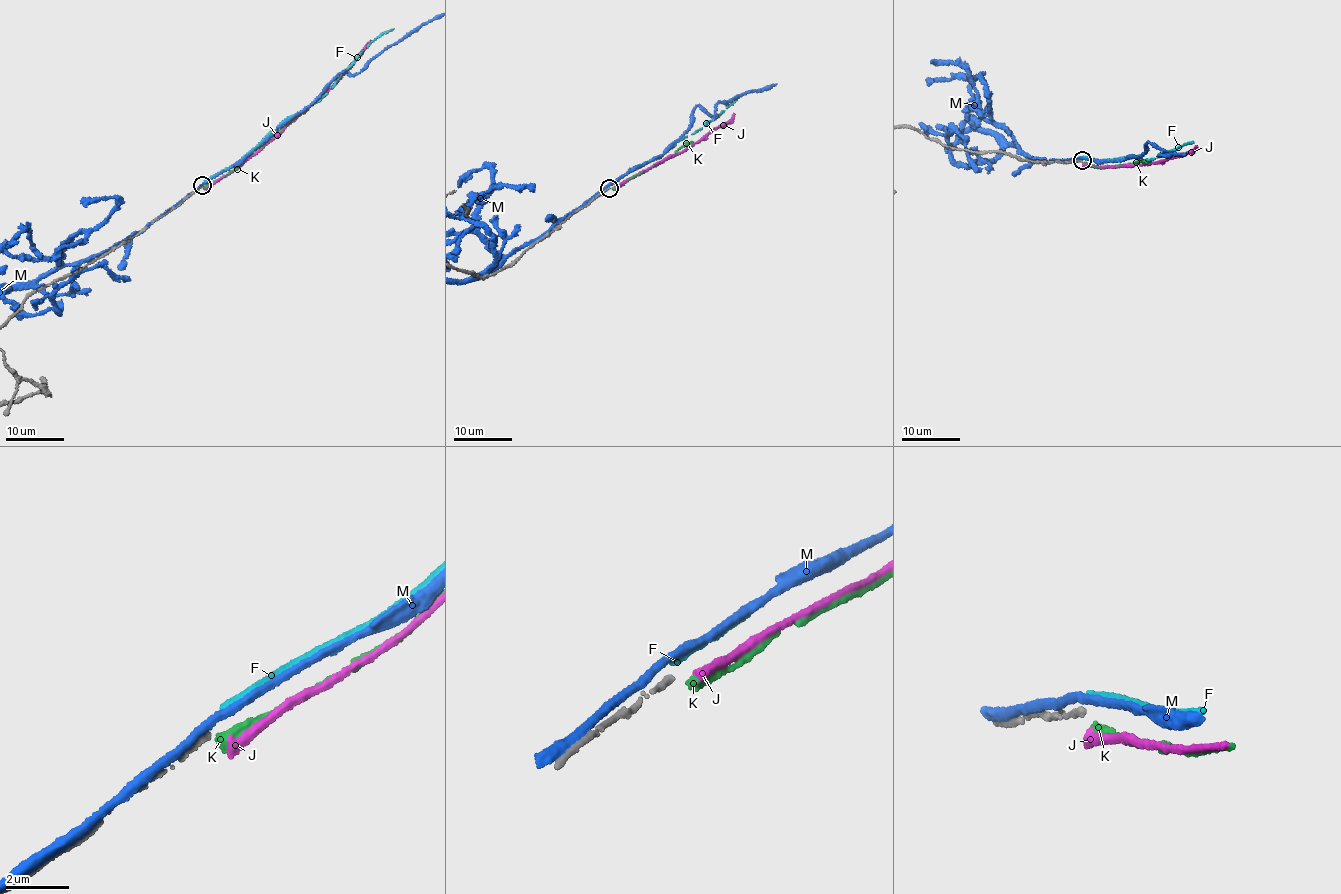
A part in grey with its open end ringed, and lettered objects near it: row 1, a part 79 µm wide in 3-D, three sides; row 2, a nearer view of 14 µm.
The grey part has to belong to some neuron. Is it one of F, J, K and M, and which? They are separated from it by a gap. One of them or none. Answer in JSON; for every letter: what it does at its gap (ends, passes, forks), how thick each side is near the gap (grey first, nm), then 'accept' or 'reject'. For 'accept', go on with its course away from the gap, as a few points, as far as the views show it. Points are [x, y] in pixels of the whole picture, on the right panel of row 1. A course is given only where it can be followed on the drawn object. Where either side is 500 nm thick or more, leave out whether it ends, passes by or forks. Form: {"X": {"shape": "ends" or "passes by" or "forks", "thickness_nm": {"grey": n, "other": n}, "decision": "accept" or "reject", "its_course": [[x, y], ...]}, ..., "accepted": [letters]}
{"F": {"shape": "ends", "thickness_nm": {"grey": 240, "other": 240}, "decision": "reject"}, "J": {"shape": "ends", "thickness_nm": {"grey": 240, "other": 340}, "decision": "reject"}, "K": {"shape": "ends", "thickness_nm": {"grey": 240, "other": 440}, "decision": "reject"}, "M": {"shape": "passes by", "thickness_nm": {"grey": 240, "other": 240}, "decision": "reject"}, "accepted": []}

